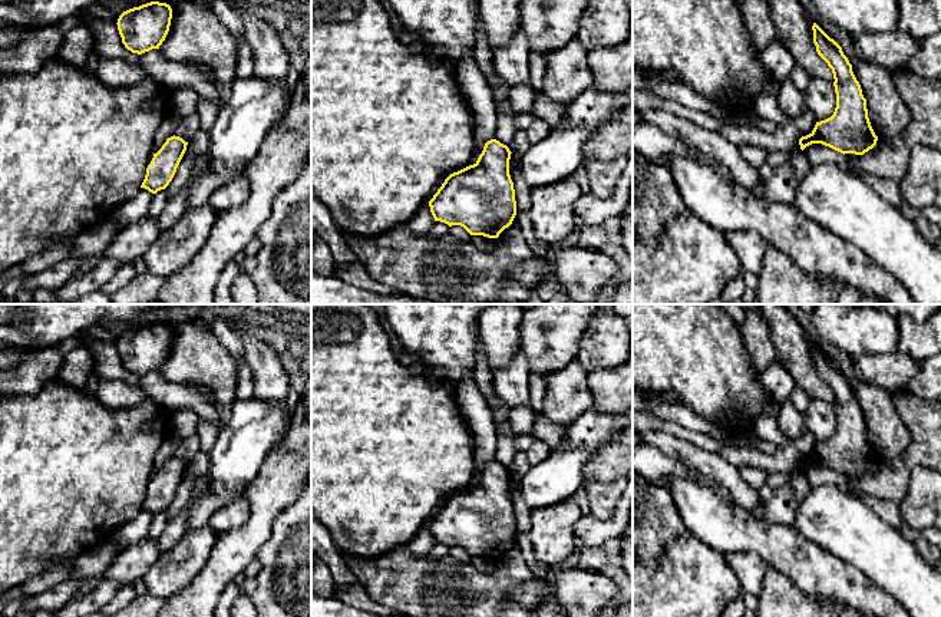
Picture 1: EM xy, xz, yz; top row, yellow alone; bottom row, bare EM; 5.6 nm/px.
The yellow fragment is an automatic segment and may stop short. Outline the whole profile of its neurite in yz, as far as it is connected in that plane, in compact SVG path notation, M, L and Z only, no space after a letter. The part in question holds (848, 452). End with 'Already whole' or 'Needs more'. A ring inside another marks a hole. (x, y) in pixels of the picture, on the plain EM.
M816 344L812 352L816 373L833 395L836 429L831 439L816 443L813 452L799 461L800 471L822 465L843 476L864 476L876 466L878 458L871 448L861 406L842 369Z. Already whole

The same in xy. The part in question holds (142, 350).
M151 323L123 333L116 346L125 369L142 376L159 370L169 353L171 340L169 326Z. Already whole

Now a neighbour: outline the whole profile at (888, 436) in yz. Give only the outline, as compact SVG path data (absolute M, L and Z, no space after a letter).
M859 380L852 393L866 420L871 448L878 459L898 461L911 436L892 402L891 393Z

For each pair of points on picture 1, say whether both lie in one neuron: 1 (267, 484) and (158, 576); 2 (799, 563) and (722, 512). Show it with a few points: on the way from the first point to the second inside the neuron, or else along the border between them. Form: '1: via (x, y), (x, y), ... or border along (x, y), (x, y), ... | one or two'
1: border along (218, 534), (204, 566) | two
2: via (781, 547), (759, 535), (740, 531) | one

